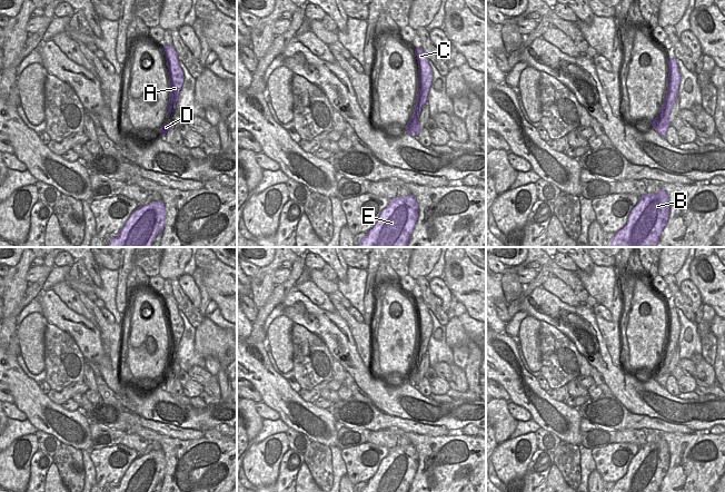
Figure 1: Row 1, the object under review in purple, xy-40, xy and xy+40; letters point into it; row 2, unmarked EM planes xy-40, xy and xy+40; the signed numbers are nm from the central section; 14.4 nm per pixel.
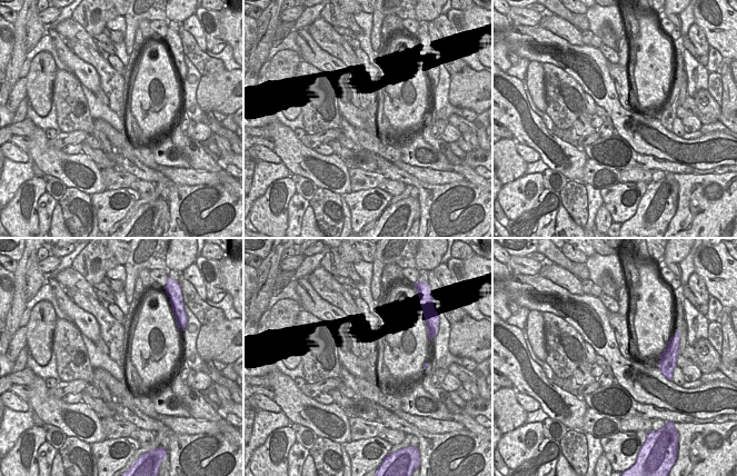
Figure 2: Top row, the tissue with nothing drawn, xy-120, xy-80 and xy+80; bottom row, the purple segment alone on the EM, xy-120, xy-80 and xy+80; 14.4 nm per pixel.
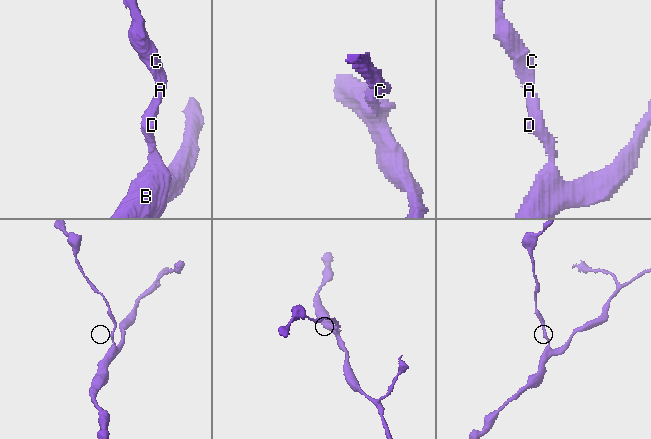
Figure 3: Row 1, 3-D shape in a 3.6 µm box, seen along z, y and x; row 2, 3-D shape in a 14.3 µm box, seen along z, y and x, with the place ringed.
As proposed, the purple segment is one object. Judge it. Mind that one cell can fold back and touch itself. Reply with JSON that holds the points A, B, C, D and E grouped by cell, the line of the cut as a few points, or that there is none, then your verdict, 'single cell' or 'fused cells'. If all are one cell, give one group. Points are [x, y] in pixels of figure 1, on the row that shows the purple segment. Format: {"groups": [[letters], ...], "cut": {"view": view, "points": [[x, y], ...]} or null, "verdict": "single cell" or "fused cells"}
{"groups": [["A", "B", "C", "D", "E"]], "cut": null, "verdict": "single cell"}

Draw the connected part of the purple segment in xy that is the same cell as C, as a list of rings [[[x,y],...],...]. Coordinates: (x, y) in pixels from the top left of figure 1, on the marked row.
[[[421,48],[415,49],[418,63],[419,90],[416,99],[414,112],[405,126],[408,134],[415,137],[421,130],[421,124],[418,122],[423,106],[427,102],[428,92],[433,81],[433,71]]]

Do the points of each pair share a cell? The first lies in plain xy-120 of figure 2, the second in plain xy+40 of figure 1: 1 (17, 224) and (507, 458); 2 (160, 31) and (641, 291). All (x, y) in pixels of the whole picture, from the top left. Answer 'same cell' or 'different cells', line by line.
1: same cell
2: different cells

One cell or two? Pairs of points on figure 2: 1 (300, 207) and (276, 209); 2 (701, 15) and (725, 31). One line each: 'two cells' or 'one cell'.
1: two cells
2: one cell

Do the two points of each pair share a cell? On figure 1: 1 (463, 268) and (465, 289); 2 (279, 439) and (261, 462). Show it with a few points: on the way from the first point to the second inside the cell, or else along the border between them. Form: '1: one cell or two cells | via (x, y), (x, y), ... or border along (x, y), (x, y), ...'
1: one cell | via (463, 274), (465, 284)
2: one cell | via (277, 444), (266, 456)

